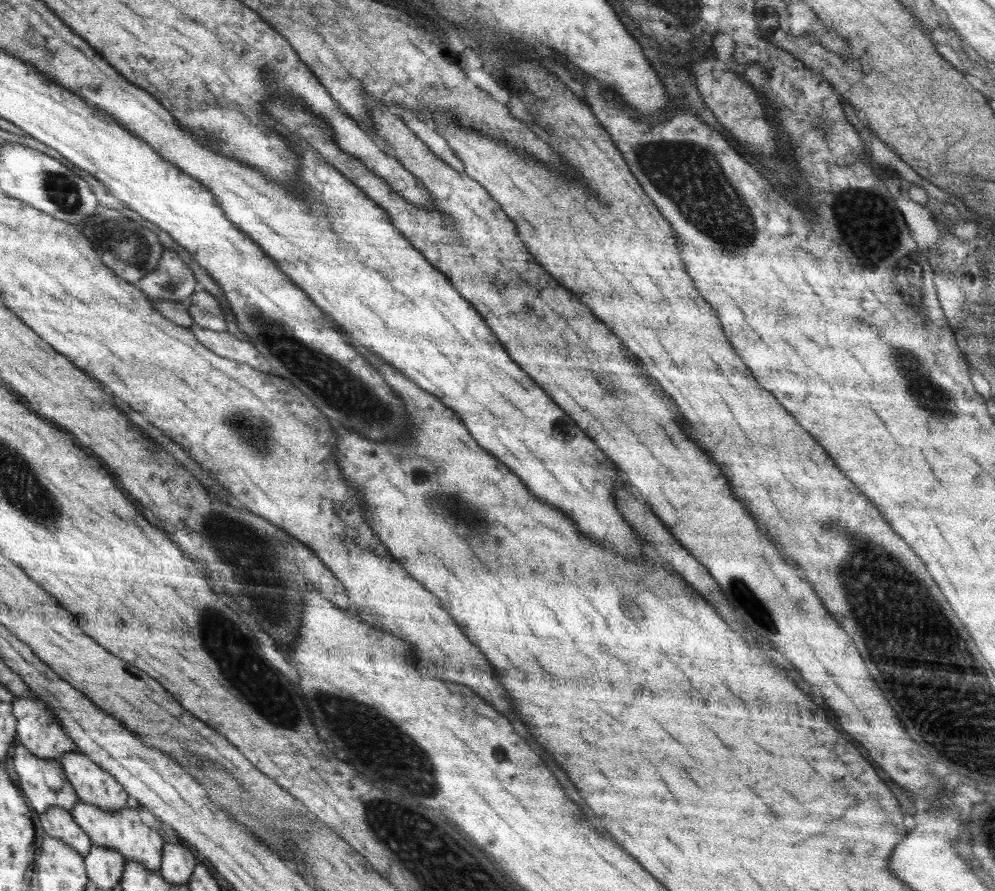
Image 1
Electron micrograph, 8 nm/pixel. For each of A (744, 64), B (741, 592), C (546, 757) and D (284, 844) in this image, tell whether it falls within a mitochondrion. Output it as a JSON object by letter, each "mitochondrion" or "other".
{"A":"other","B":"mitochondrion","C":"other","D":"mitochondrion"}

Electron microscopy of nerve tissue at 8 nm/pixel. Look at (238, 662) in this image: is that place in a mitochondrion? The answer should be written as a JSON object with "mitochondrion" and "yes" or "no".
{"mitochondrion":"yes"}

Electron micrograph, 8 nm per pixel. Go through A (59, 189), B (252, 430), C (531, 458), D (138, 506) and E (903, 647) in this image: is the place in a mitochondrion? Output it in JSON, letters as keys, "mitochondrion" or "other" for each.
{"A":"mitochondrion","B":"mitochondrion","C":"other","D":"other","E":"mitochondrion"}

